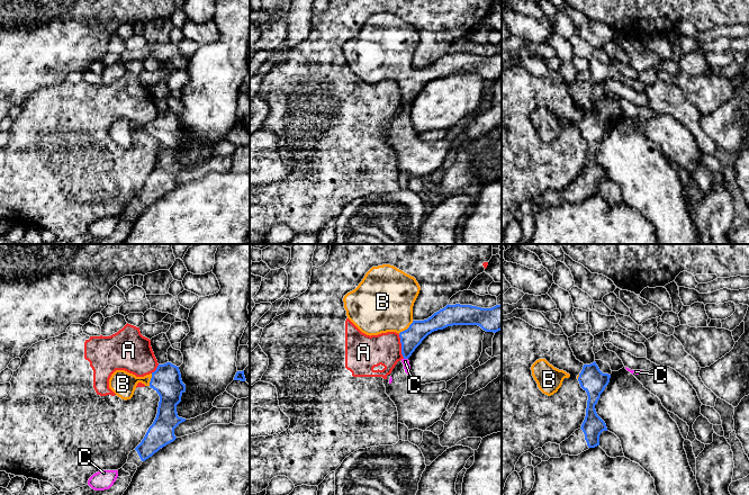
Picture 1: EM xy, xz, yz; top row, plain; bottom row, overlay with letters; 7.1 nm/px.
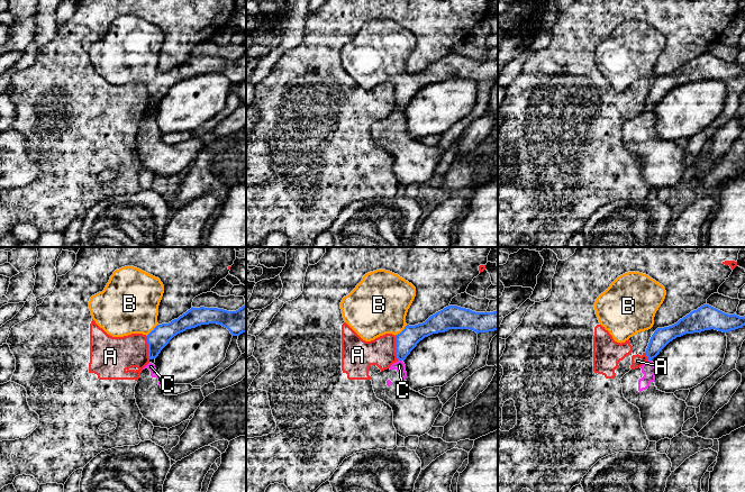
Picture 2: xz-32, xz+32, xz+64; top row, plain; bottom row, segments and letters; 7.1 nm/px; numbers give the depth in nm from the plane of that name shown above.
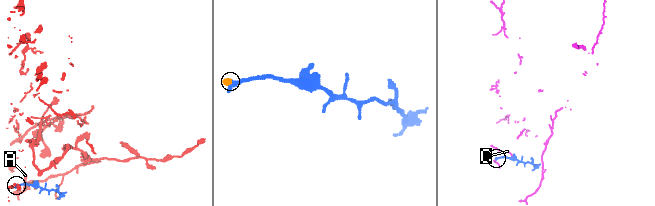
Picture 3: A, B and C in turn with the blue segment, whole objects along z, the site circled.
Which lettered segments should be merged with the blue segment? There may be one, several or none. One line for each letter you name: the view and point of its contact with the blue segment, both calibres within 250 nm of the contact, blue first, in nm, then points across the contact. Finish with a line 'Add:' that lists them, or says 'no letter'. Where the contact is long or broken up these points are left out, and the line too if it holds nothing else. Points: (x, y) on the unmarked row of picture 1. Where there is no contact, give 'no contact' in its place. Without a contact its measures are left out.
B: contact xz (407, 77); calibres 150 and 420 nm; way xz (412, 86), (412, 81), (407, 77), (384, 51)
Add: B

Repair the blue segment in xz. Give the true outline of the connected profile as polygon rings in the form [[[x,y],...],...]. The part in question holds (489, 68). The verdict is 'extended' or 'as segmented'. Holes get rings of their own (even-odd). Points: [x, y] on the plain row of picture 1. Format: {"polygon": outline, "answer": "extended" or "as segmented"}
{"polygon": [[[390,12],[372,15],[359,34],[344,44],[346,64],[362,81],[370,84],[387,80],[398,81],[404,107],[408,107],[428,82],[448,74],[478,73],[484,79],[494,81],[502,78],[502,52],[491,56],[448,52],[427,68],[414,69],[413,54],[419,38],[416,27],[396,15]]], "answer": "extended"}

